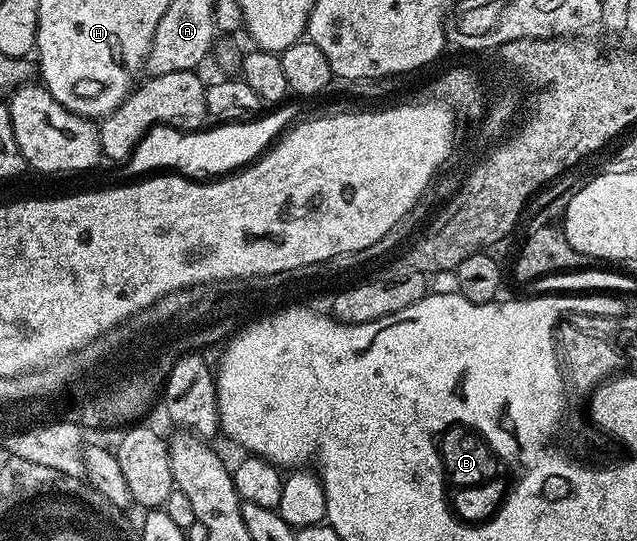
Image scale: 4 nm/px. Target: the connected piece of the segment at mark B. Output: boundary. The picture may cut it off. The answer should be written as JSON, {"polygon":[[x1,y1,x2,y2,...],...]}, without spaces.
{"polygon":[[455,420,453,426,443,428,437,434,437,440,443,440,439,482,443,484,441,495,444,509,453,514,459,524,494,520,504,508,508,489,515,484,517,474,513,472,512,463,505,461,498,451,492,450,490,439,473,428,473,424]]}

